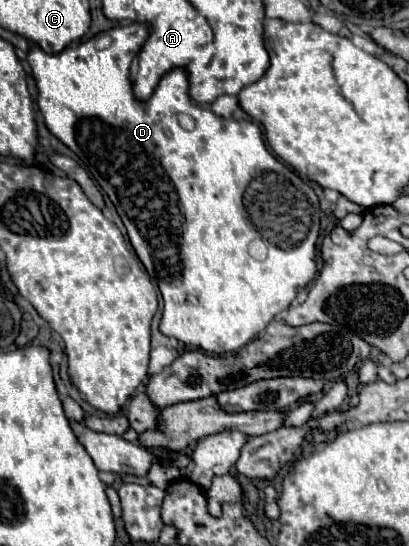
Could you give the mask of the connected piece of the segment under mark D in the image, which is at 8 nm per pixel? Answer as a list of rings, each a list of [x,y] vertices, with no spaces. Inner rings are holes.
[[[133,22],[127,26],[117,26],[111,30],[99,33],[98,35],[84,40],[77,46],[69,46],[59,54],[47,54],[43,50],[39,50],[39,46],[31,46],[27,52],[27,64],[31,66],[31,74],[35,78],[37,84],[37,106],[43,114],[45,126],[49,128],[49,132],[53,136],[57,136],[71,152],[75,152],[83,164],[83,168],[87,170],[87,174],[99,182],[99,186],[105,190],[105,194],[111,198],[113,206],[117,208],[129,240],[139,256],[139,260],[143,262],[145,270],[149,272],[151,280],[157,282],[161,296],[163,296],[163,318],[161,318],[161,332],[165,336],[173,336],[179,342],[187,344],[187,346],[197,346],[205,352],[213,352],[213,354],[225,354],[225,352],[235,352],[241,346],[245,346],[249,340],[253,340],[261,330],[267,328],[267,324],[285,308],[289,308],[289,304],[295,300],[299,286],[307,286],[315,272],[317,272],[317,264],[315,264],[315,244],[317,244],[317,236],[319,236],[319,218],[321,218],[321,208],[319,208],[319,200],[313,192],[313,188],[303,182],[295,172],[289,172],[289,168],[285,164],[281,164],[263,144],[261,138],[261,130],[255,122],[247,122],[247,120],[225,120],[215,116],[209,108],[197,106],[193,104],[193,100],[187,94],[187,74],[181,68],[175,68],[171,72],[167,72],[161,82],[155,88],[155,96],[151,96],[149,102],[139,102],[133,96],[131,90],[130,68],[132,61],[138,55],[145,38],[149,34],[149,28],[145,24]],[[177,114],[189,114],[195,118],[195,130],[187,132],[179,126],[177,122]],[[255,240],[261,240],[267,254],[257,260],[251,254],[251,246]]]

